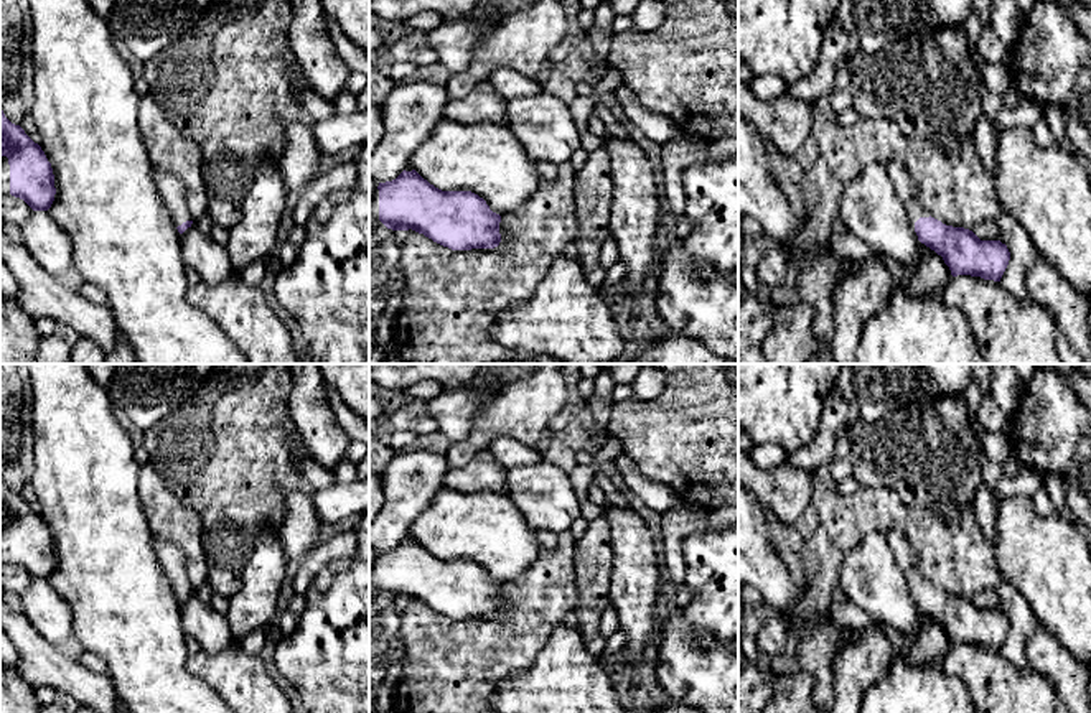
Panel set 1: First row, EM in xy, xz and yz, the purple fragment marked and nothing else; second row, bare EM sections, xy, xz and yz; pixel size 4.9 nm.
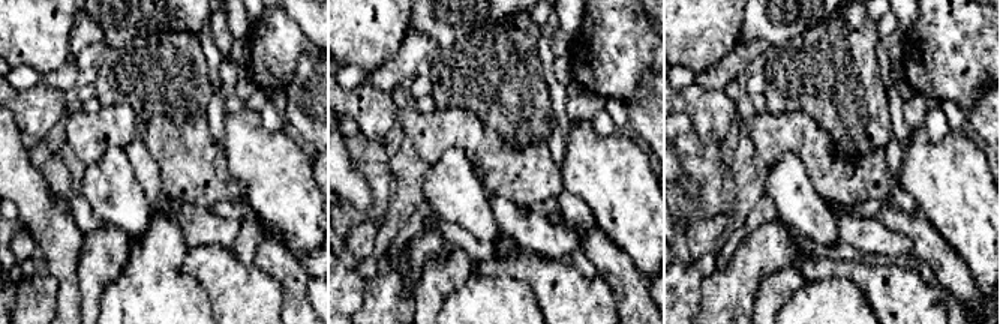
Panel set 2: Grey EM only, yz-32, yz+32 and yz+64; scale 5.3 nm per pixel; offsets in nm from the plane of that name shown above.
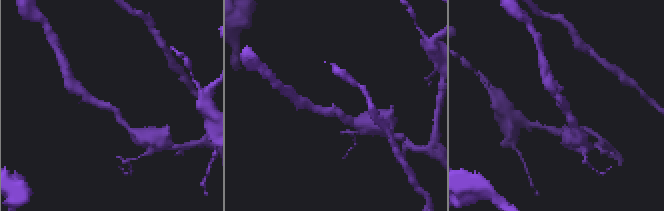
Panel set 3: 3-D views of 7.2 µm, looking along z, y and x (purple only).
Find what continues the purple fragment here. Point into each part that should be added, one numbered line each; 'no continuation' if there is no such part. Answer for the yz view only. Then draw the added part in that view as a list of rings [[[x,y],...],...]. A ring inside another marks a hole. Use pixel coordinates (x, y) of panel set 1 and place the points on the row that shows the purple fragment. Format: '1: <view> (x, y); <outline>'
1: yz (905, 188); [[[903,161],[888,163],[887,171],[895,184],[895,191],[897,191],[898,198],[901,199],[901,203],[910,216],[911,226],[915,227],[915,222],[920,217],[929,217],[929,214],[921,207],[921,204],[918,201],[918,188],[913,183]]]

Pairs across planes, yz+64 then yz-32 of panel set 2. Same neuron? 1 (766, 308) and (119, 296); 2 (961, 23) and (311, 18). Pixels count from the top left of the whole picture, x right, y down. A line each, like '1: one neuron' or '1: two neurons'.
1: two neurons
2: two neurons

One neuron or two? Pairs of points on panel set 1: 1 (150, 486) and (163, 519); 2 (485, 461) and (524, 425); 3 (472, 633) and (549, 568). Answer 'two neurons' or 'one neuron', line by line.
1: one neuron
2: two neurons
3: one neuron

